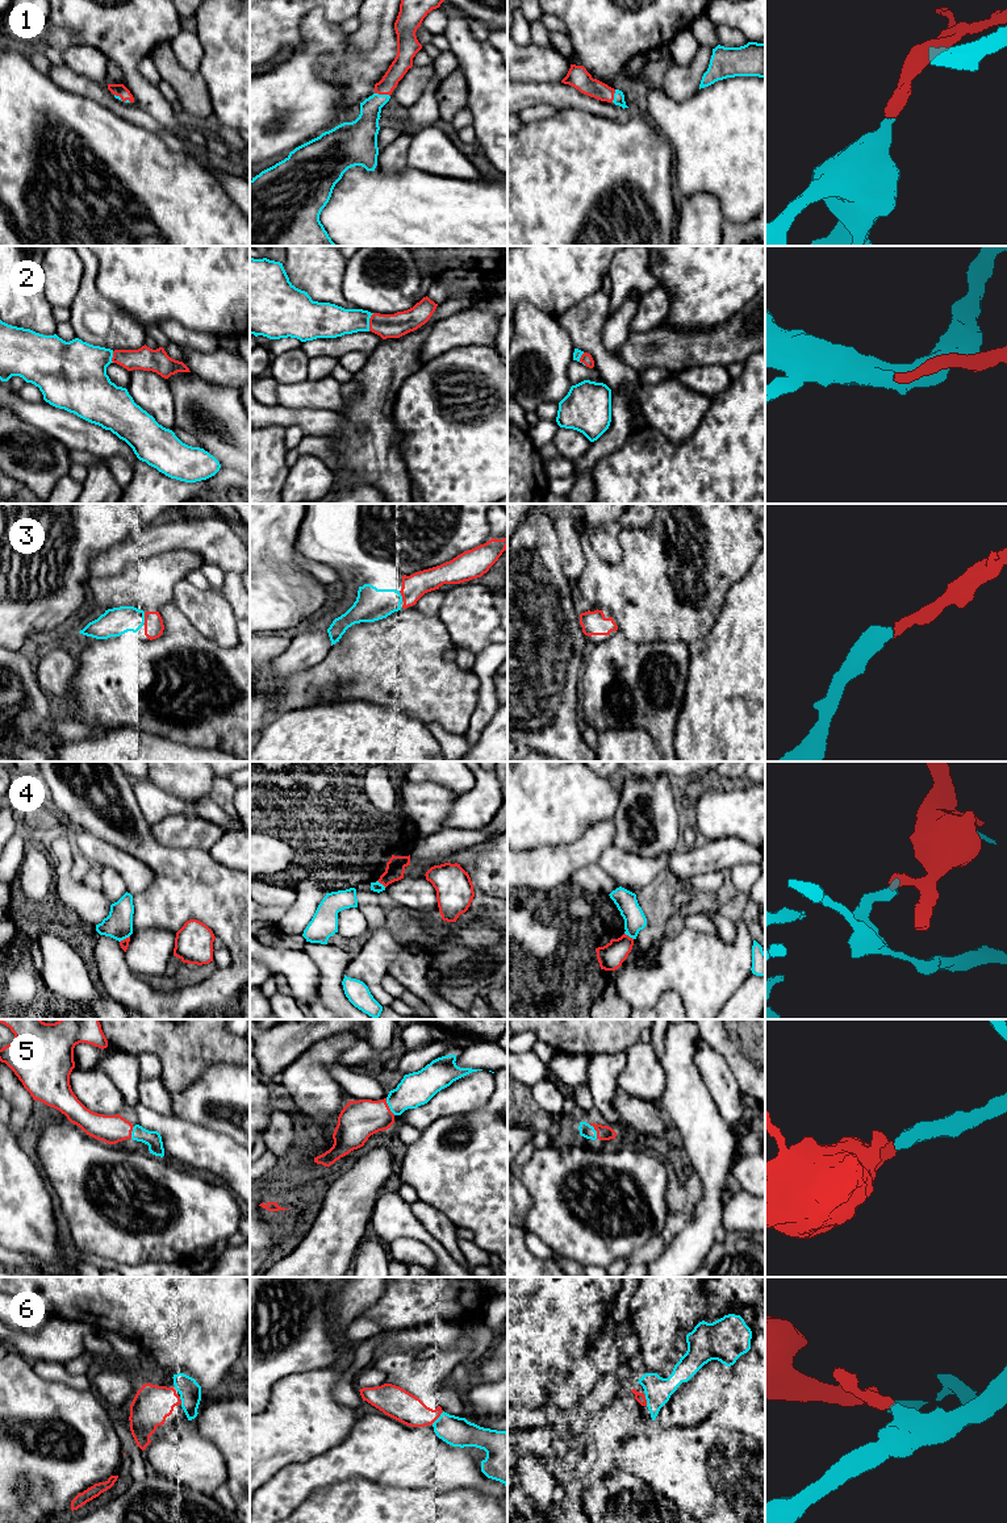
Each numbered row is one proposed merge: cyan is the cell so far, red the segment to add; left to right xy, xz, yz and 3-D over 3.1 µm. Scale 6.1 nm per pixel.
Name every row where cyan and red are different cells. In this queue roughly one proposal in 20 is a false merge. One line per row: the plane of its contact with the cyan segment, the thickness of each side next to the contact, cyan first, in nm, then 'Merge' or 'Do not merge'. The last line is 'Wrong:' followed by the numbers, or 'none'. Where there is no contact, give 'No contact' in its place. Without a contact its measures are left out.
1: Touches cyan in xz. Thickness 170 nm (cyan) against 110 nm. Merge
2: Touches cyan in xz. Thickness 220 nm (cyan) against 150 nm. Merge
3: Touches cyan in xy. Thickness 170 nm (cyan) against 120 nm. Merge
4: Touches cyan in yz. Thickness 130 nm (cyan) against 160 nm. Do not merge
5: Touches cyan in xz. Thickness 200 nm (cyan) against 240 nm. Merge
6: Touches cyan in xz. Thickness 180 nm (cyan) against 190 nm. Merge
Wrong: 4

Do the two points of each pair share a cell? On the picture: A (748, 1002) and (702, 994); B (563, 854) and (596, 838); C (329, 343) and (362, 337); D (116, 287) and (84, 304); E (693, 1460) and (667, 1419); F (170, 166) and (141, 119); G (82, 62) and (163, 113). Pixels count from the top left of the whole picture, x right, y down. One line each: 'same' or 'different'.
A: different
B: same
C: same
D: different
E: different
F: different
G: different

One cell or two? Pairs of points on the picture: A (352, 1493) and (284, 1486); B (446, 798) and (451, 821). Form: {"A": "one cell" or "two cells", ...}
{"A": "two cells", "B": "two cells"}

